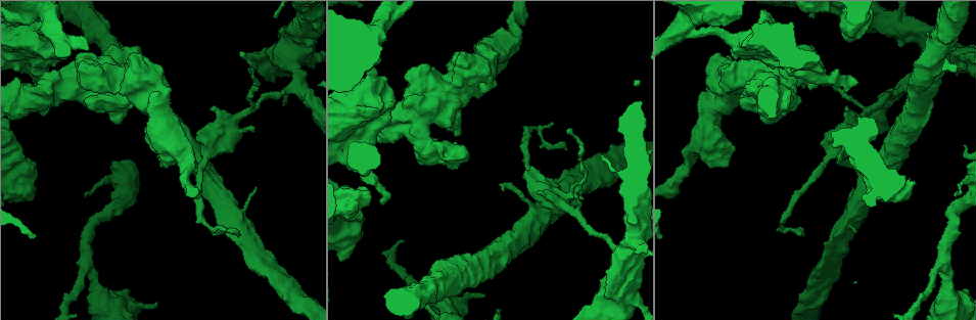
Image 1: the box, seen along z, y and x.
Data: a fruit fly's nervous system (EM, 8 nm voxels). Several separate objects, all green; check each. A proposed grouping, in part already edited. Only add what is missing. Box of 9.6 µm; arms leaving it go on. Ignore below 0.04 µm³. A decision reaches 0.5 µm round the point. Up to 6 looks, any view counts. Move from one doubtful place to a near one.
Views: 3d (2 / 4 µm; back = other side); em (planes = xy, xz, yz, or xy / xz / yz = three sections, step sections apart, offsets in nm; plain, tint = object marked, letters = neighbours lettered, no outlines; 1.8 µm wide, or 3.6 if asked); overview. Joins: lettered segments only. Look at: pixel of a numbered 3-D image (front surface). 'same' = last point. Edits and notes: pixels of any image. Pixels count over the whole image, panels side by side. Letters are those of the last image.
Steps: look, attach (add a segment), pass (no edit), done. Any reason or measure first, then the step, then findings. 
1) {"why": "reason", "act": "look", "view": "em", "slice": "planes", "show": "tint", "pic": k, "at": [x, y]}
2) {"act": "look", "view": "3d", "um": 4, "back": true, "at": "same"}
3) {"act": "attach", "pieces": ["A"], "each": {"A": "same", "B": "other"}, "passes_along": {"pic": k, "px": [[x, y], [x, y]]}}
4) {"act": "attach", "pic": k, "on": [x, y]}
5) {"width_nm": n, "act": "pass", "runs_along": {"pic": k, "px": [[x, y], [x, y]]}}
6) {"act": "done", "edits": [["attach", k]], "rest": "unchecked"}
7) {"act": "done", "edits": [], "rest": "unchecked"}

{"why": "thin end", "act": "look", "view": "3d", "um": 4, "pic": 1, "at": [253, 130]}

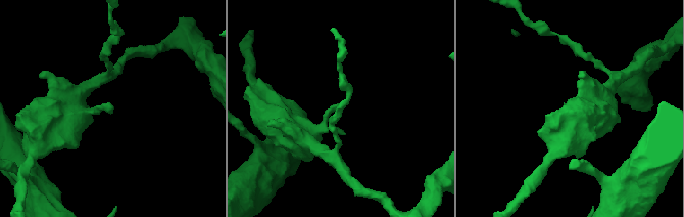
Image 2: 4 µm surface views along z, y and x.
{"why": "need the tissue", "act": "look", "view": "em", "slice": "planes", "show": "letters", "pic": 2, "at": [111, 108]}

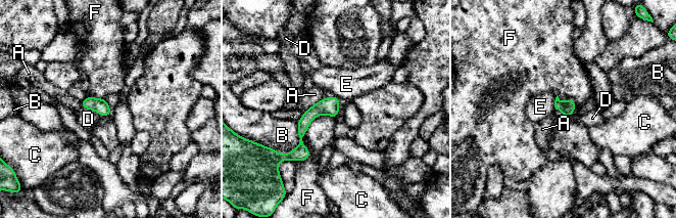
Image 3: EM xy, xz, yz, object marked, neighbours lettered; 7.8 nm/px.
{"width_nm": 110, "act": "pass", "each": {"A": "other", "B": "other", "C": "other", "D": "other", "E": "other", "F": "other"}, "runs_along": {"pic": 3, "px": [[337, 100], [303, 123], [297, 154]]}, "found": "no lettered segment goes on from it"}

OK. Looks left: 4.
{"why": "an open end", "act": "look", "view": "em", "um": 3.6, "slice": "planes", "show": "tint", "pic": 1, "at": [781, 117]}

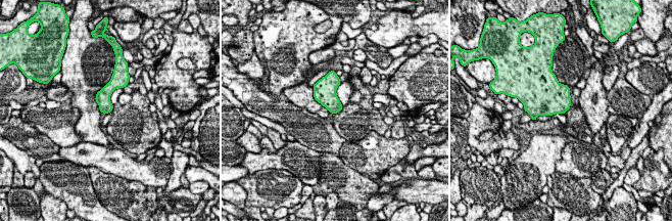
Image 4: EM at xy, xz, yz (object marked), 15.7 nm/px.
{"why": "see the neighbours", "act": "look", "view": "em", "um": 3.6, "slice": "planes", "show": "letters", "at": "same"}

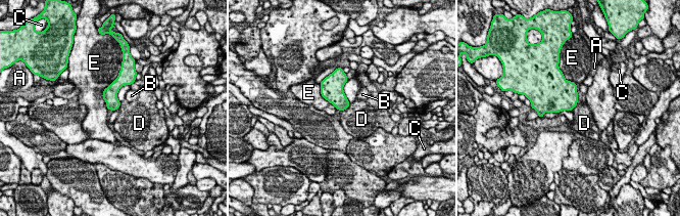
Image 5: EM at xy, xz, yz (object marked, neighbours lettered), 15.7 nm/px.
{"act": "pass", "each": {"A": "other", "B": "other", "C": "other", "D": "other", "E": "other"}, "border": {"pic": 5, "px": [[350, 103], [341, 111]]}, "found": "no lettered segment goes on from it"}

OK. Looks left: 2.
{"why": "sharp bend", "act": "look", "view": "em", "um": 3.6, "slice": "xy", "step": 4, "show": "letters", "pic": 1, "at": [487, 58]}

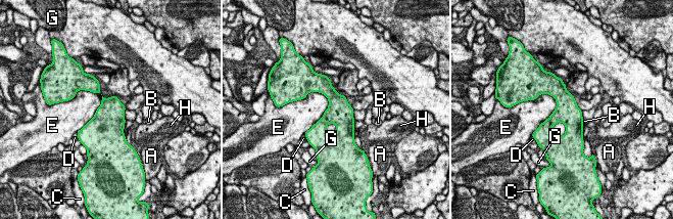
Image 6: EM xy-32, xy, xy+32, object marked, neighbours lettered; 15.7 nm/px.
{"act": "look", "view": "em", "um": 3.6, "slice": "planes", "show": "letters", "at": "same"}

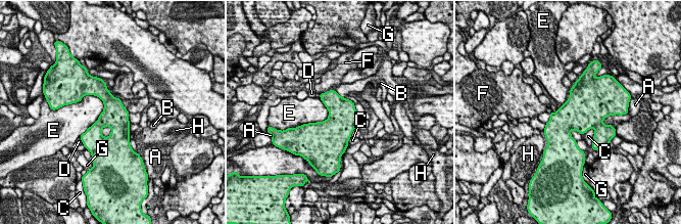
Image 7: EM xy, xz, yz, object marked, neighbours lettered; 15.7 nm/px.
{"act": "pass", "each": {"A": "other", "B": "other", "C": "other", "D": "other", "E": "other", "F": "other", "G": "other", "H": "other"}, "border": {"pic": 7, "px": [[93, 94], [103, 110], [82, 134]]}, "found": "none of them fits"}

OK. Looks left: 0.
{"act": "done", "edits": [], "rest": "unchecked"}

